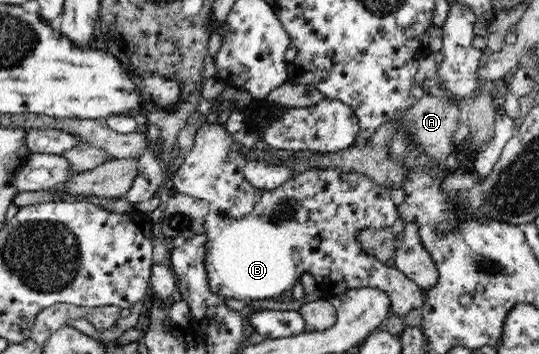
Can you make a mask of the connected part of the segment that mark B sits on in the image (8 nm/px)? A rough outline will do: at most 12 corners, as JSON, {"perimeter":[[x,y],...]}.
{"perimeter":[[224,126],[197,130],[172,182],[209,203],[209,289],[276,299],[426,290],[361,249],[389,189],[337,167],[273,190]]}

